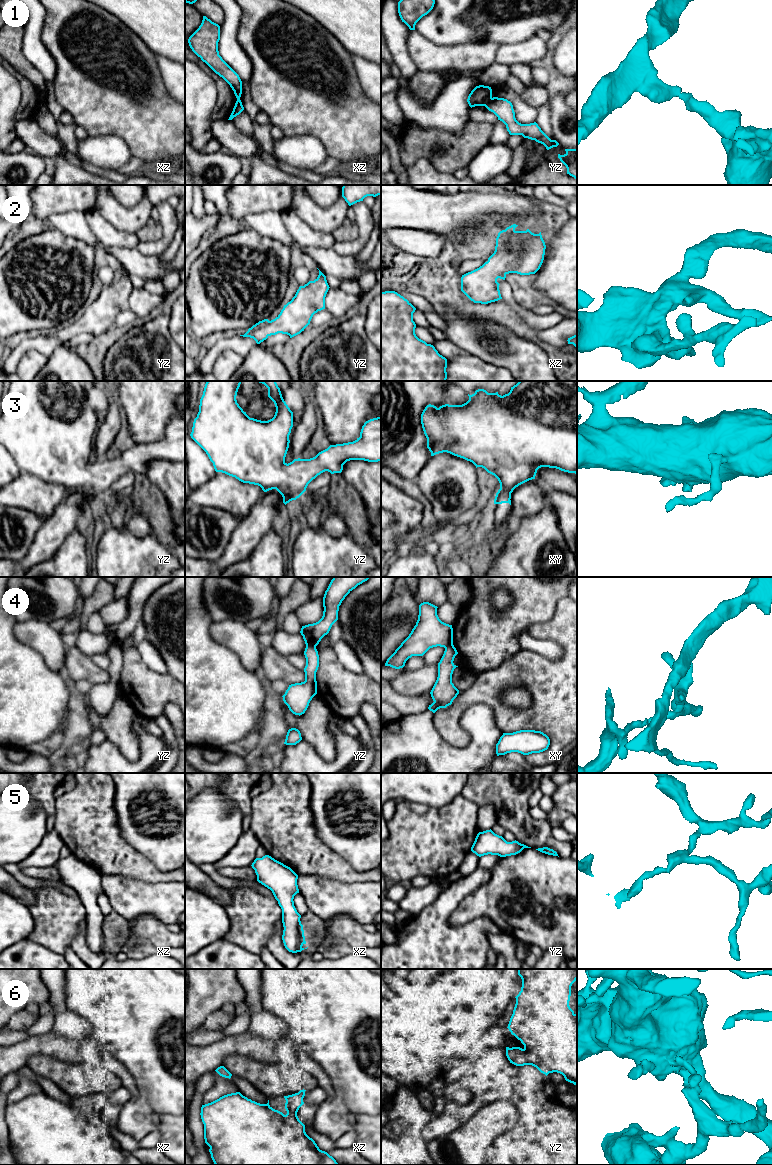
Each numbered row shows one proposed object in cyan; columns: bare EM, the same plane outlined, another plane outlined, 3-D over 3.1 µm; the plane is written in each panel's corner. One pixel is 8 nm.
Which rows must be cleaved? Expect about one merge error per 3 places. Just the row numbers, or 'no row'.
1, 4

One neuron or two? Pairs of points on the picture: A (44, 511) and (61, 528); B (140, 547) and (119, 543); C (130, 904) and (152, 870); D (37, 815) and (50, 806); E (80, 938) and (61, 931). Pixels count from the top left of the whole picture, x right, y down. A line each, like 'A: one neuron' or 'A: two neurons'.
A: two neurons
B: one neuron
C: two neurons
D: two neurons
E: two neurons

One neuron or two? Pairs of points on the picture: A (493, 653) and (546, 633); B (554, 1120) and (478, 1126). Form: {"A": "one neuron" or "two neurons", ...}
{"A": "two neurons", "B": "two neurons"}

